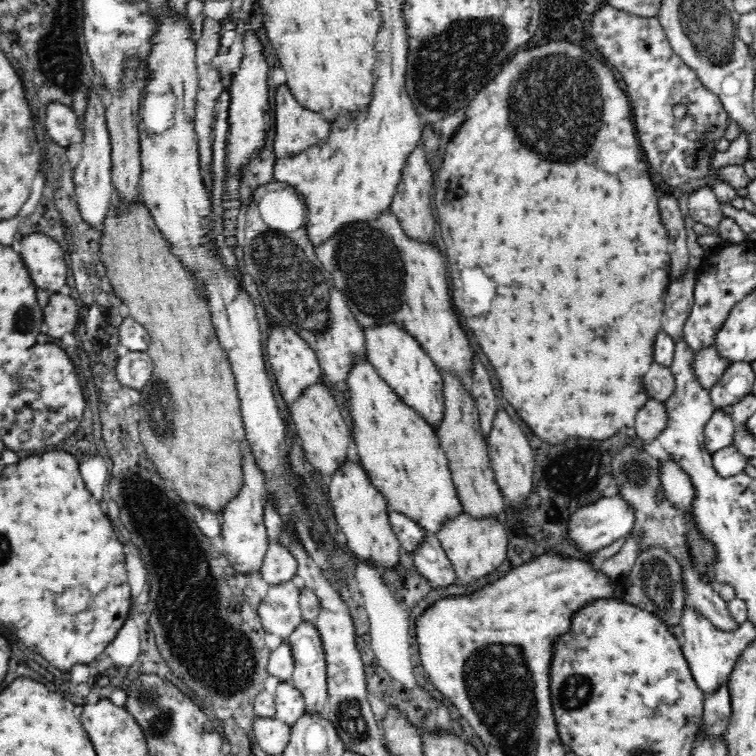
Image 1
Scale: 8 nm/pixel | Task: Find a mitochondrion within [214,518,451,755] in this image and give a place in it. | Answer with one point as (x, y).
(350, 718)

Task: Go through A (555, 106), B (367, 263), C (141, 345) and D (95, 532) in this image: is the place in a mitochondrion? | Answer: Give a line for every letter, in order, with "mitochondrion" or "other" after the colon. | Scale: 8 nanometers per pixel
A: mitochondrion
B: mitochondrion
C: other
D: other

